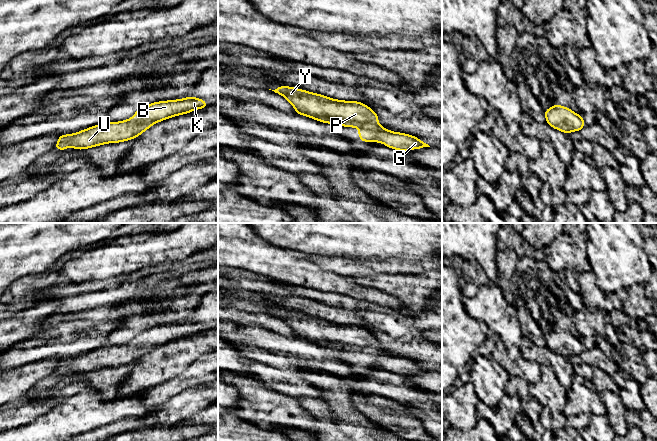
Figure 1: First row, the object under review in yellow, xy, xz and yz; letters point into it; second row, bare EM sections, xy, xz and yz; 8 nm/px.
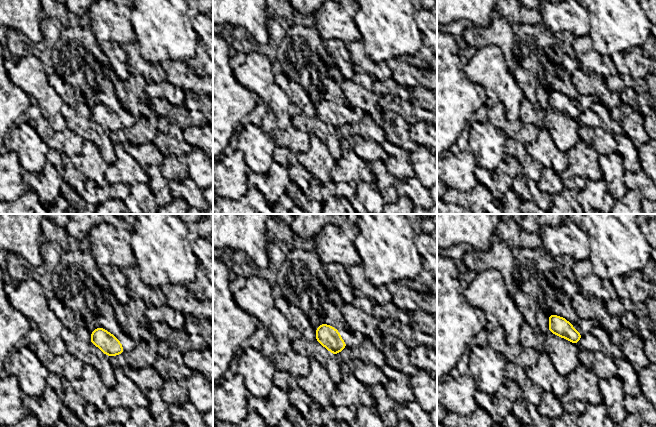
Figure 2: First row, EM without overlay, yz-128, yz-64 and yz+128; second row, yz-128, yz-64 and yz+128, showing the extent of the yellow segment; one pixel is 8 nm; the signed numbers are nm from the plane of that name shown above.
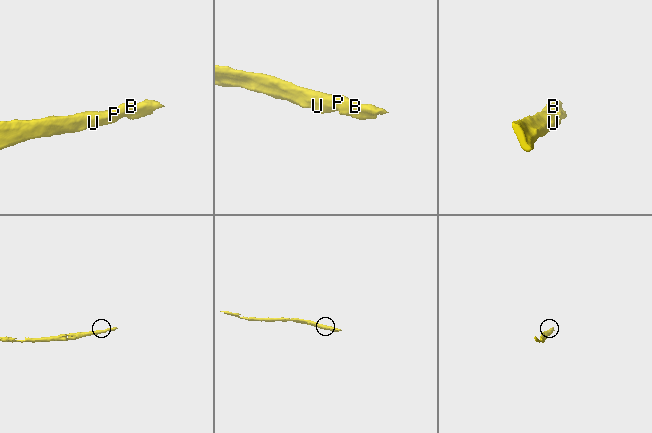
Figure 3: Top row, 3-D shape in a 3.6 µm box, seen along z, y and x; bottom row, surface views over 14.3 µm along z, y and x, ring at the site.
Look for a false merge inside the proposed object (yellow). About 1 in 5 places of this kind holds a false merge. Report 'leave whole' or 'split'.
leave whole

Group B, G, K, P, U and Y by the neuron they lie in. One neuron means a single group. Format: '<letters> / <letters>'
B G K P U Y

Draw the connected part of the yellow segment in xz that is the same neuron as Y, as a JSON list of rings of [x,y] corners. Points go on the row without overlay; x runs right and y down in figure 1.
[[[290,310],[277,311],[272,315],[283,319],[293,329],[297,338],[337,350],[357,351],[361,365],[381,366],[403,376],[430,371],[412,359],[383,352],[378,347],[377,338],[361,326],[331,323]]]

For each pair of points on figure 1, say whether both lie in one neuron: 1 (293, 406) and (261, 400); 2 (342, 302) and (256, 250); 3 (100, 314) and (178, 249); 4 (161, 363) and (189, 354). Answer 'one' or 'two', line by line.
1: one
2: two
3: two
4: one

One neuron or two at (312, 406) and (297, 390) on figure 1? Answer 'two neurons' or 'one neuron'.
two neurons

